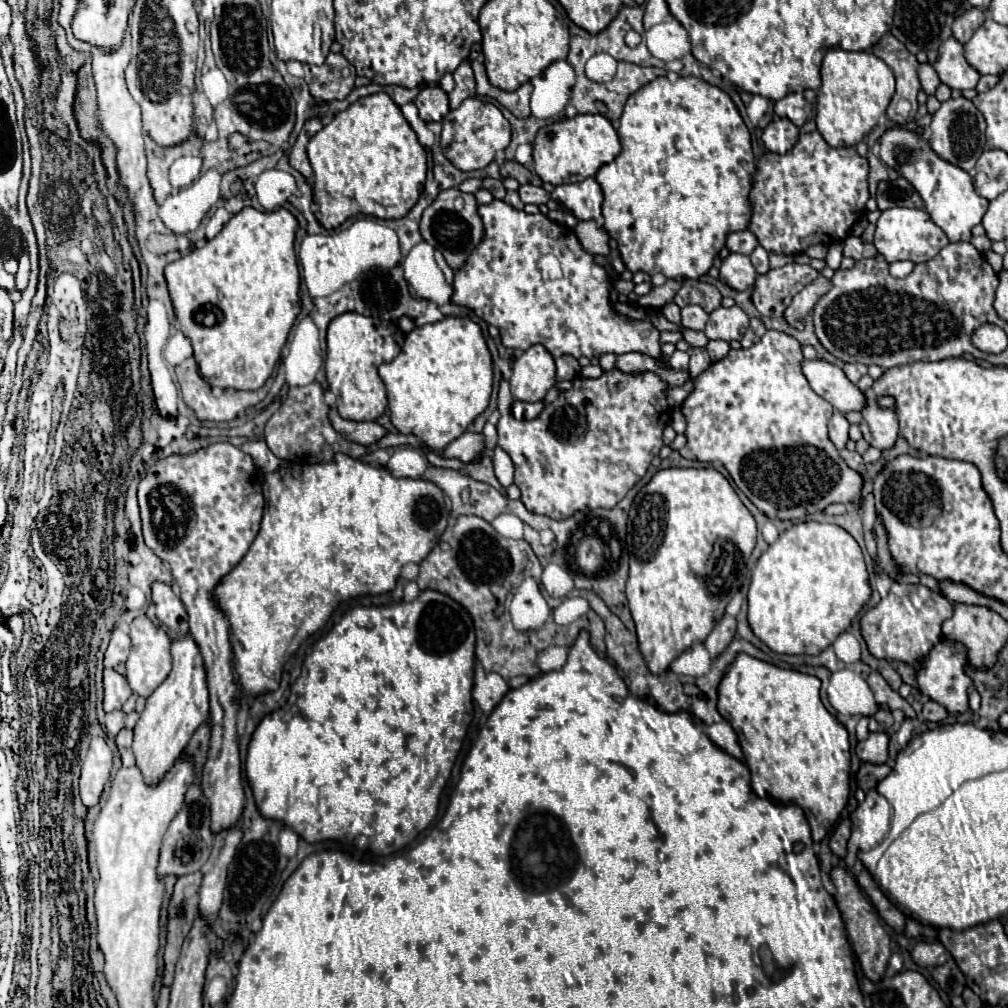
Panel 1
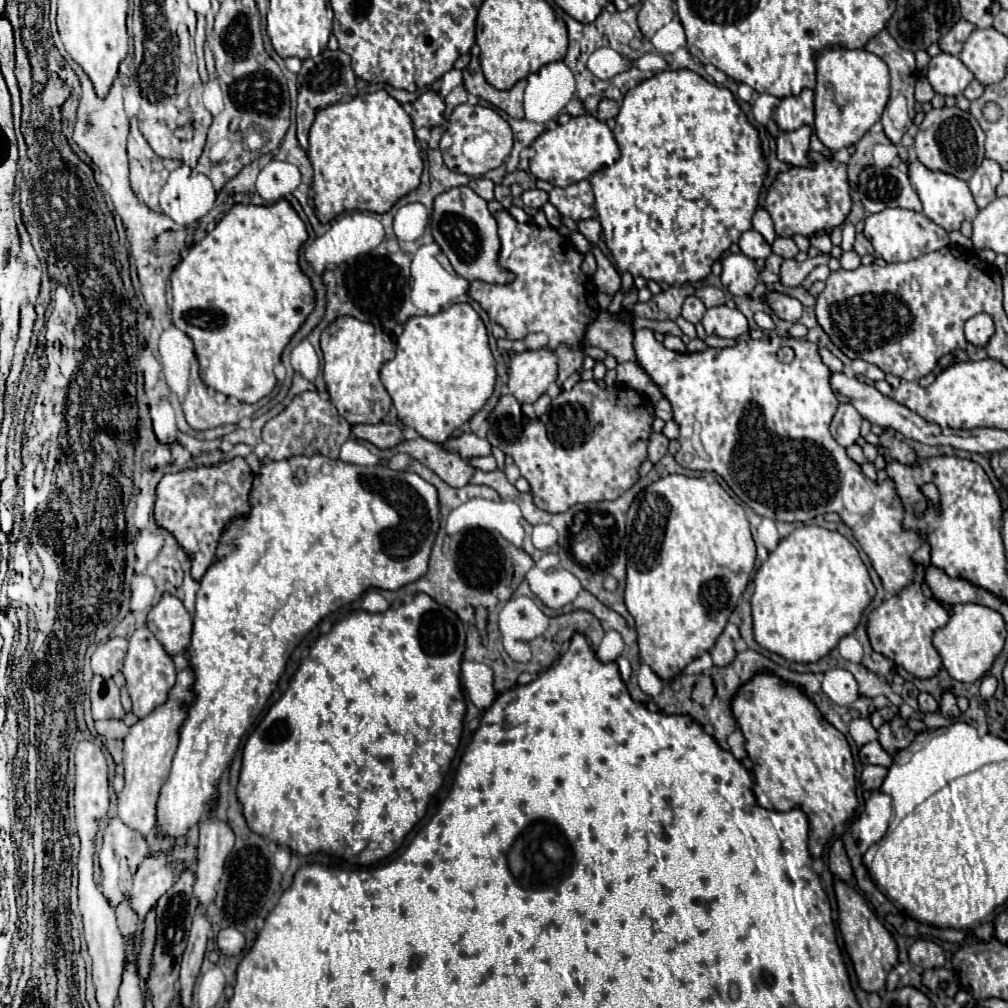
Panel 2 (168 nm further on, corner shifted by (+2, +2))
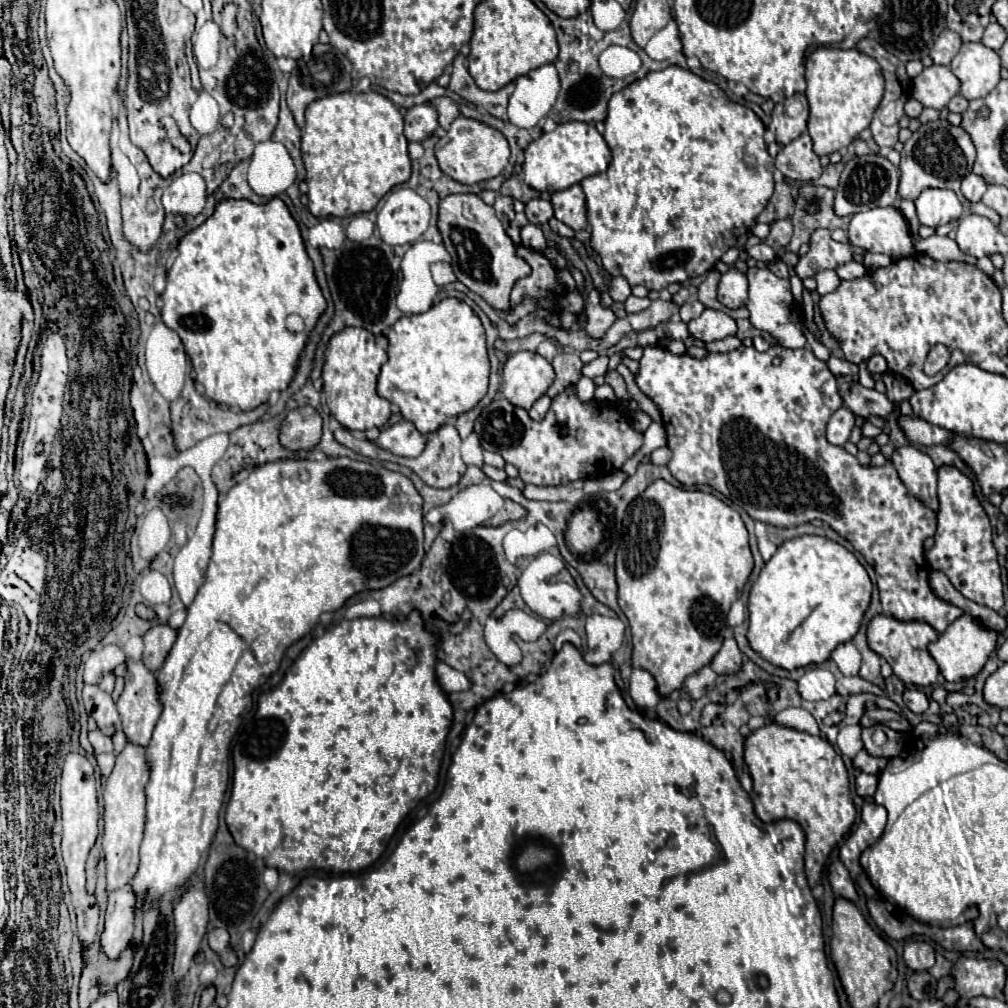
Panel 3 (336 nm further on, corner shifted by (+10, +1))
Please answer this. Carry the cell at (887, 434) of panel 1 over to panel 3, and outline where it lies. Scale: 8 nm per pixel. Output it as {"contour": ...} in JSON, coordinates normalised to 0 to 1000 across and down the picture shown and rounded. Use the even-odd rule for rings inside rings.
{"contour":[[[897,441],[895,445],[887,447],[885,459],[893,469],[893,475],[899,481],[901,491],[915,497],[919,503],[931,509],[931,491],[929,491],[931,469],[925,455],[919,449],[911,447],[909,443]],[[919,491],[923,493],[923,499],[917,495]]]}

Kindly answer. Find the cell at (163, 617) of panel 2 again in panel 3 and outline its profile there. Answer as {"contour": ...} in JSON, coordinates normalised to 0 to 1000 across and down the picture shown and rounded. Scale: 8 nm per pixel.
{"contour":[[[153,620],[151,624],[147,624],[143,630],[141,658],[149,666],[157,666],[161,662],[167,646],[171,644],[173,636],[175,636],[175,626],[169,624],[167,620]]]}

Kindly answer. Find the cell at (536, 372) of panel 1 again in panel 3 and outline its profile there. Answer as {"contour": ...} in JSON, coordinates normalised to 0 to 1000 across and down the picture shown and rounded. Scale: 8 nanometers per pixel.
{"contour":[[[516,348],[504,354],[498,376],[498,392],[508,402],[524,408],[548,382],[550,366],[538,352]]]}

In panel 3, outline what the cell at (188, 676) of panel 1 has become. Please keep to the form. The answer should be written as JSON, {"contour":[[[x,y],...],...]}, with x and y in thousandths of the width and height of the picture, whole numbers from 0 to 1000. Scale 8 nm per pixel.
{"contour":[[[125,737],[123,745],[115,751],[111,769],[105,773],[103,785],[103,830],[101,844],[105,852],[105,886],[117,884],[131,872],[137,860],[137,842],[141,836],[141,824],[145,814],[145,789],[143,781],[147,777],[147,757],[143,753],[143,741]]]}

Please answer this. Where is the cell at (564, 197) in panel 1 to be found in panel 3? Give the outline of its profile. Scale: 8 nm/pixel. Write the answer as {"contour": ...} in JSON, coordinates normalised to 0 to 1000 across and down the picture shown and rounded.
{"contour":[[[567,184],[565,188],[552,189],[548,193],[550,203],[550,215],[569,229],[575,229],[581,225],[581,195],[575,184]]]}

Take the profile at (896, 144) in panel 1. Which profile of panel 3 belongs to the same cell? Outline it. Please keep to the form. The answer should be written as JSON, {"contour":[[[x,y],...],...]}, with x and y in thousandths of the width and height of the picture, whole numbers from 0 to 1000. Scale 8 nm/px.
{"contour":[[[921,188],[921,189],[915,189],[913,195],[909,197],[909,209],[915,223],[929,227],[933,223],[952,217],[956,205],[946,189]]]}

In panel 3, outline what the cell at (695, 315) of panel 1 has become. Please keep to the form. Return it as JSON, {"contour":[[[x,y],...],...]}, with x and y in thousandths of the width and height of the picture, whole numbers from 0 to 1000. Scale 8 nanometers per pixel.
{"contour":[[[687,295],[687,297],[683,297],[683,299],[675,305],[675,316],[677,316],[679,320],[683,320],[683,318],[694,314],[696,309],[698,309],[698,303],[696,303],[692,297]]]}

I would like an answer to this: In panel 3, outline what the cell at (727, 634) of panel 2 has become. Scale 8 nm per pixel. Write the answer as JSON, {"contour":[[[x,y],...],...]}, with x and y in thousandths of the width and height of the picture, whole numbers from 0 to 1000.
{"contour":[[[718,634],[716,644],[708,650],[704,662],[712,668],[712,670],[728,670],[736,664],[738,658],[738,650],[732,644],[728,634]]]}

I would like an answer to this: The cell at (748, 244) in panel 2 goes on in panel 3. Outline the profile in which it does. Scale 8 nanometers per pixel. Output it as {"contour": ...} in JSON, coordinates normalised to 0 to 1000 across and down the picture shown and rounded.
{"contour":[[[754,239],[752,243],[742,245],[742,251],[746,253],[746,257],[750,257],[750,259],[758,259],[758,261],[762,261],[762,259],[766,259],[766,257],[770,255],[768,247],[766,247],[764,243],[760,243],[758,239]]]}

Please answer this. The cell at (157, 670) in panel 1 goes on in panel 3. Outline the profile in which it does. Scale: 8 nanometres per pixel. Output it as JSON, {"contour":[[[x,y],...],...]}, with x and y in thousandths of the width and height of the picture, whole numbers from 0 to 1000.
{"contour":[[[125,654],[125,660],[127,660],[127,670],[123,670],[125,682],[123,682],[123,686],[117,693],[117,707],[121,711],[121,721],[123,721],[123,727],[125,727],[125,735],[145,741],[151,733],[151,725],[155,721],[155,715],[161,707],[161,699],[159,699],[159,693],[157,693],[159,680],[155,678],[153,668],[147,666],[141,656]]]}

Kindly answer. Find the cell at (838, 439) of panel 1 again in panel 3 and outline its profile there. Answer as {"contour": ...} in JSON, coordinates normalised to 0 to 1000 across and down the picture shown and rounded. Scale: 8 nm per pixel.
{"contour":[[[833,404],[821,418],[819,424],[819,436],[825,441],[837,441],[843,434],[843,428],[847,424],[847,410],[839,404]]]}

